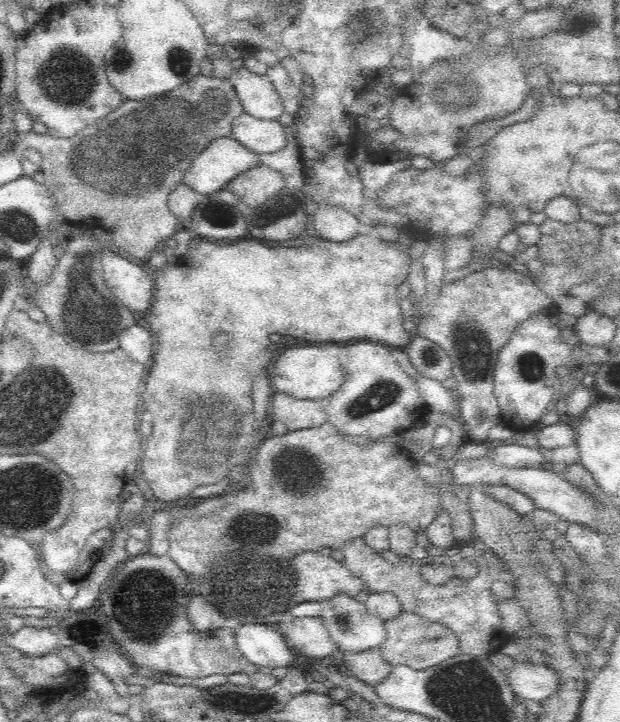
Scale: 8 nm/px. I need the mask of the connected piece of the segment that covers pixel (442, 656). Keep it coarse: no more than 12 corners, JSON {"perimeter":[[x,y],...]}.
{"perimeter":[[404,612],[385,622],[380,654],[429,669],[459,652],[448,627]]}

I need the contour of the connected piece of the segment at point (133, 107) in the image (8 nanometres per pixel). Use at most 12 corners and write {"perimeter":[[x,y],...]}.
{"perimeter":[[199,73],[106,128],[13,135],[72,225],[147,262],[242,103]]}

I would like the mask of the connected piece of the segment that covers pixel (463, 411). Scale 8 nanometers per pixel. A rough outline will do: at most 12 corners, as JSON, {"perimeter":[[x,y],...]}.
{"perimeter":[[480,264],[444,283],[414,333],[451,358],[468,441],[501,422],[495,362],[552,303]]}

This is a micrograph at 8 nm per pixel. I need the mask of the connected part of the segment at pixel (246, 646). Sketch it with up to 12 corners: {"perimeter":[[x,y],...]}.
{"perimeter":[[262,624],[236,634],[240,654],[259,668],[296,660],[284,635]]}

